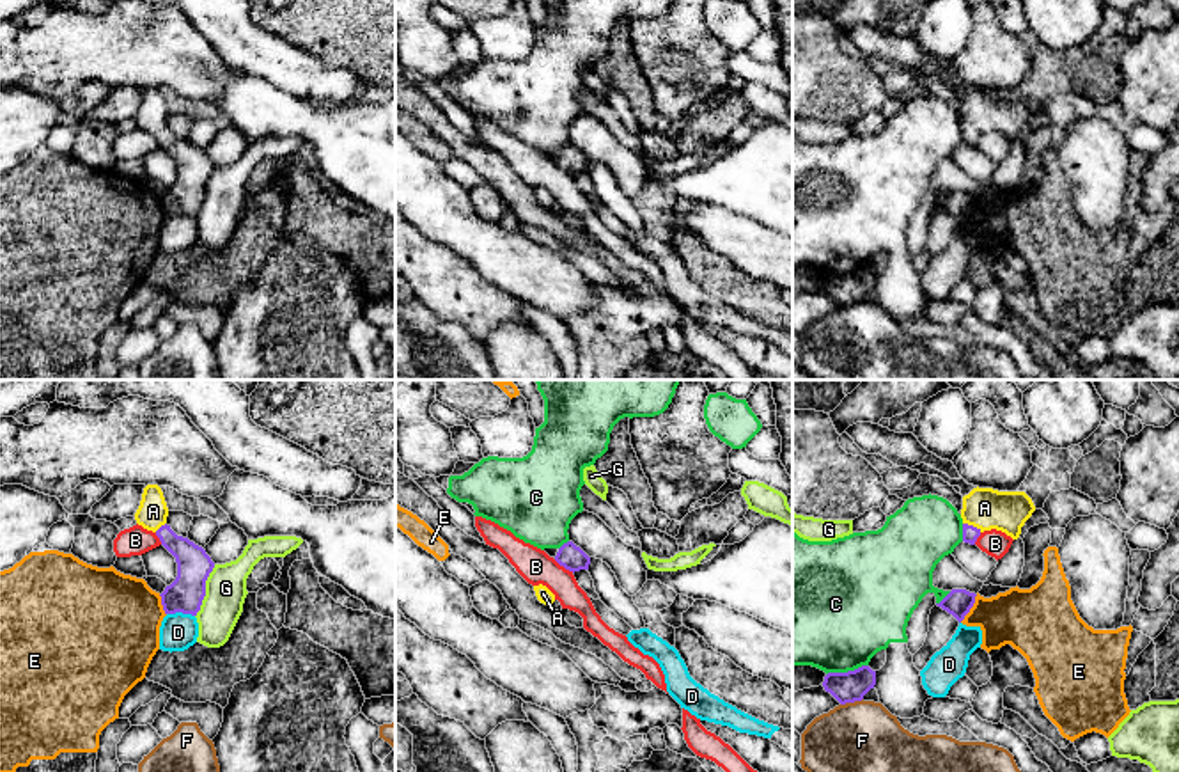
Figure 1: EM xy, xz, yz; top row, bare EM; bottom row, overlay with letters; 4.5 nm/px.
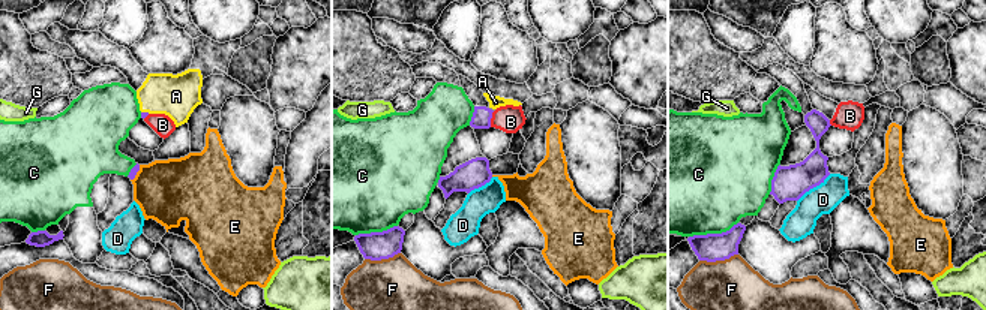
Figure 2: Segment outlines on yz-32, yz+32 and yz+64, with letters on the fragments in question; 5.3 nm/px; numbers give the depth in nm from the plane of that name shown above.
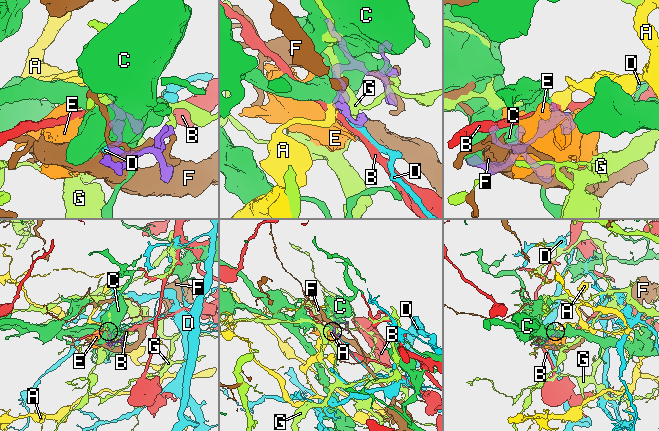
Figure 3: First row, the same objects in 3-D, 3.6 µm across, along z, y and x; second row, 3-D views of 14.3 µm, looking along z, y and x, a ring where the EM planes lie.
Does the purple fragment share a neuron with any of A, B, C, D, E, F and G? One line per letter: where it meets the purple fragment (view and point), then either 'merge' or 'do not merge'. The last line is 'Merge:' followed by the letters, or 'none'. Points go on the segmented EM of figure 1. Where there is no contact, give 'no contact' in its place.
A: yz (972, 526) | merge
B: xz (564, 567) | do not merge
C: yz (848, 671) | do not merge
D: xy (181, 611) | do not merge
E: yz (970, 607) | do not merge
F: yz (851, 701) | do not merge
G: xy (204, 591) | do not merge
Merge: A

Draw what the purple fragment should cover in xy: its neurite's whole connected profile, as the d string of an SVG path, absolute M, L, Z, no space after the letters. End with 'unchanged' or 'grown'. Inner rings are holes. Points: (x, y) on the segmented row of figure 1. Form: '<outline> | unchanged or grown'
M147 484L142 493L135 520L147 531L152 531L161 545L176 557L177 577L165 587L161 605L165 614L197 616L206 596L206 580L215 563L206 550L188 538L177 536L167 524L168 508L158 484Z | grown

